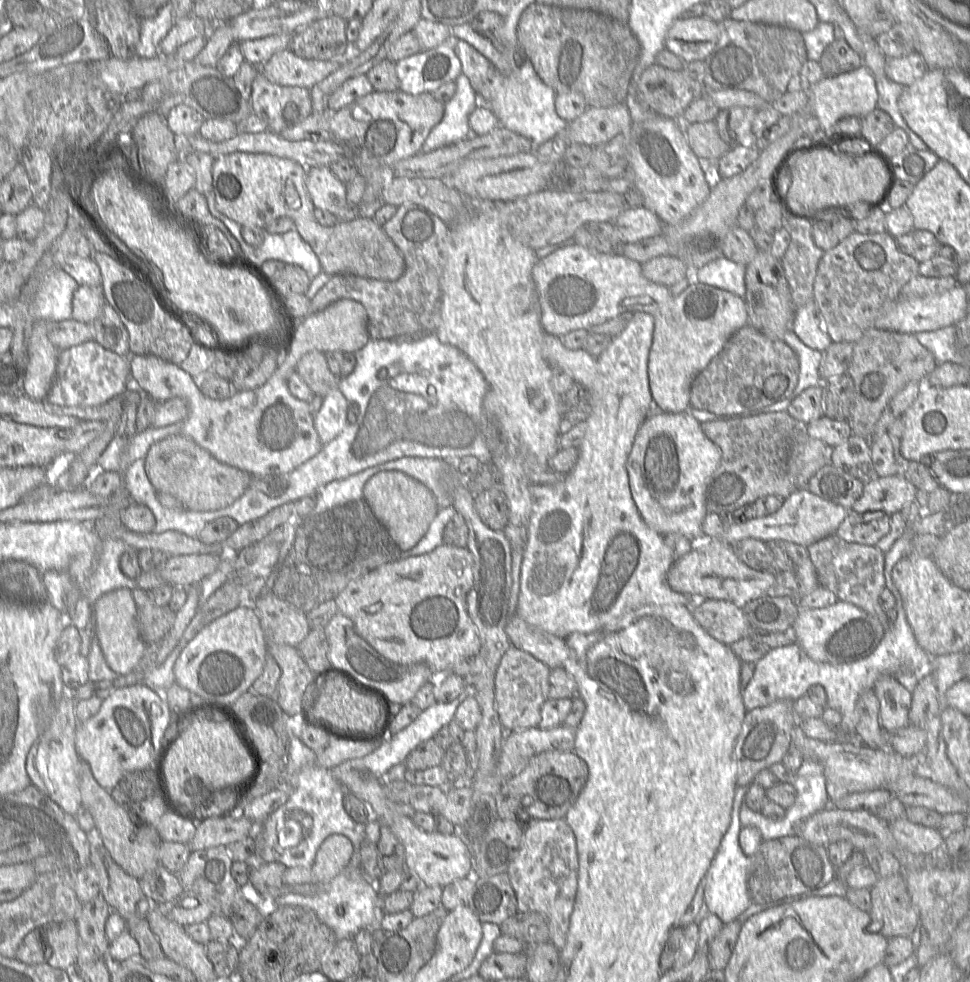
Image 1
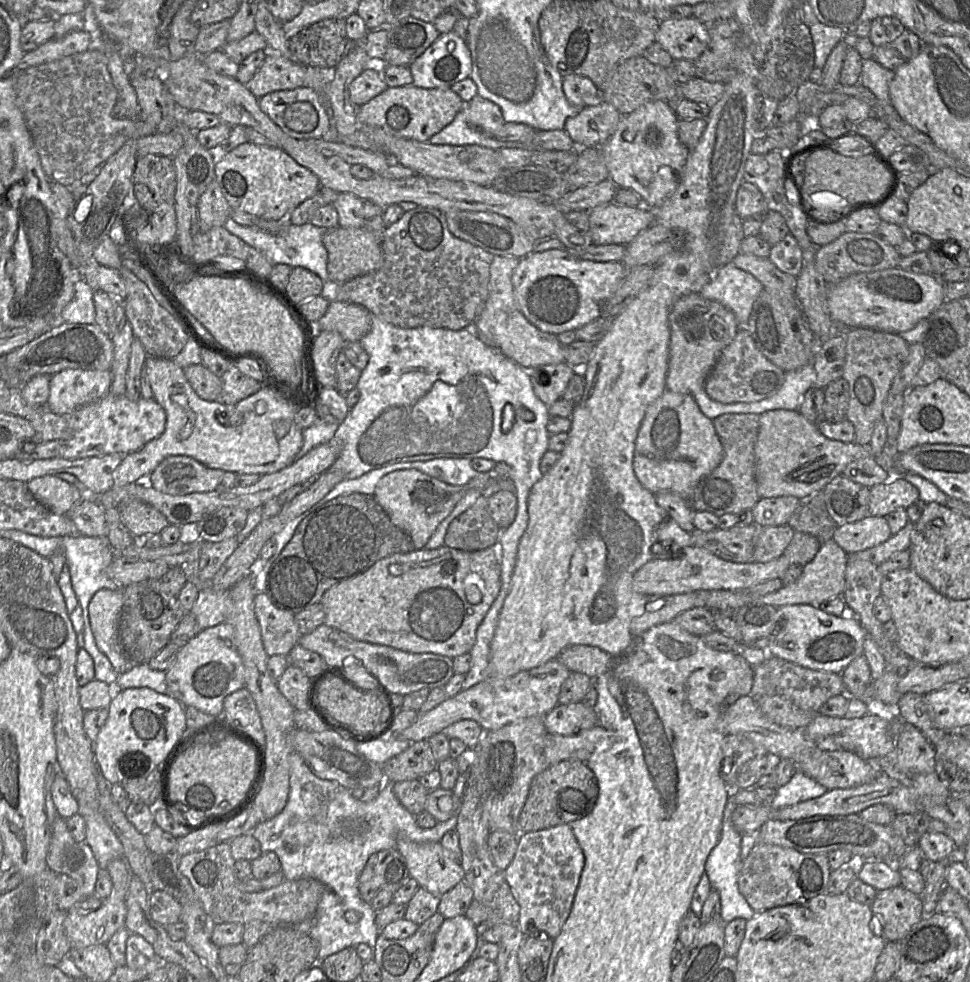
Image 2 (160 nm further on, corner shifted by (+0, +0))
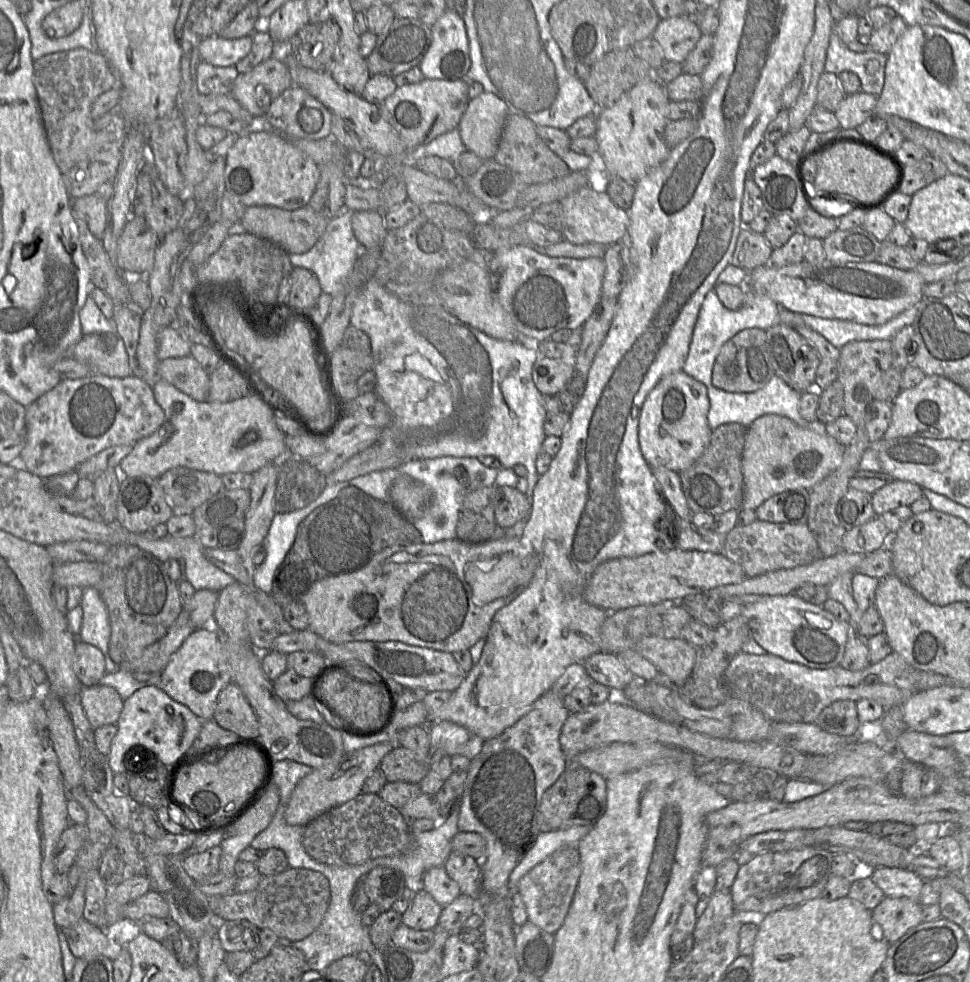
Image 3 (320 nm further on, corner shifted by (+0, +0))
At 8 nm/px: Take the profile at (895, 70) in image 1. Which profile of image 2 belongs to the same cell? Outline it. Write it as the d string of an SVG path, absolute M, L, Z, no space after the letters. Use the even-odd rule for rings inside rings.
M906 30L894 41L874 46L872 58L882 67L895 70L913 59L922 47L921 40L913 32Z

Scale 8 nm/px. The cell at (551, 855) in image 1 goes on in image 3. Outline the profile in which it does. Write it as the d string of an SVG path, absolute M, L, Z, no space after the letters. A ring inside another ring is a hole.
M576 847L562 848L531 869L517 887L526 905L528 921L555 934L568 913L580 875L581 863Z

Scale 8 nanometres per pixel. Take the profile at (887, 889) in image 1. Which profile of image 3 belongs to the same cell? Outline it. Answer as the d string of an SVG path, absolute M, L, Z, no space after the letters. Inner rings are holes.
M885 897L872 911L873 922L883 930L883 940L892 944L922 922L923 906L906 897Z

